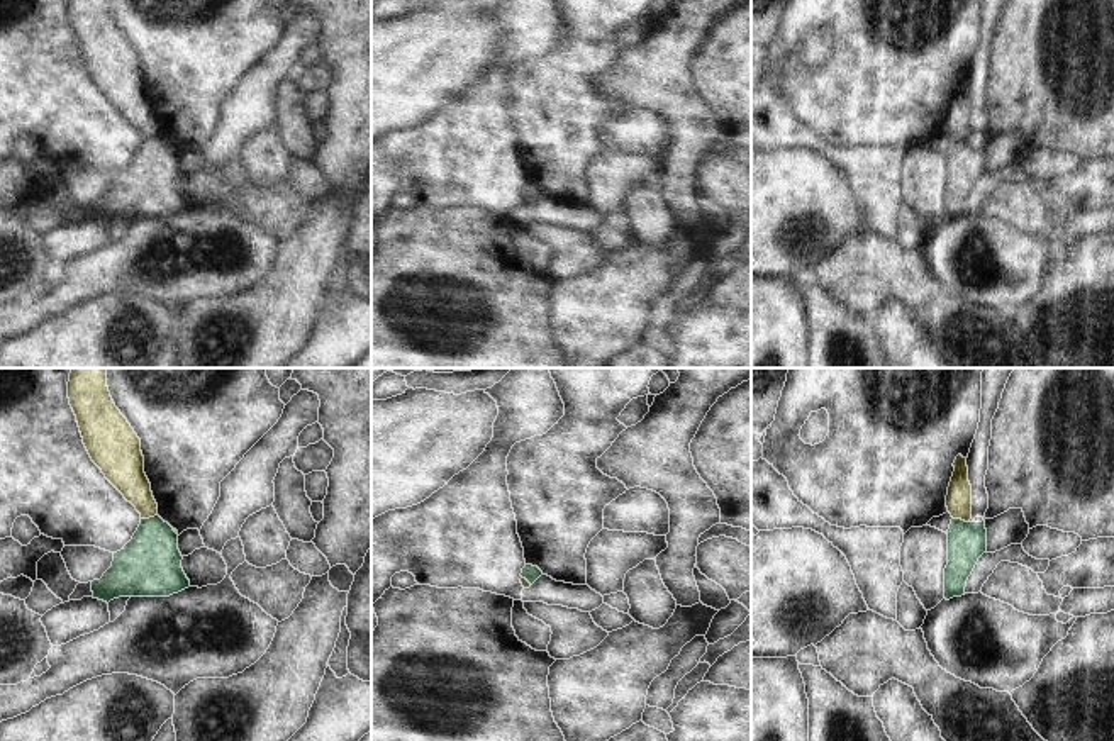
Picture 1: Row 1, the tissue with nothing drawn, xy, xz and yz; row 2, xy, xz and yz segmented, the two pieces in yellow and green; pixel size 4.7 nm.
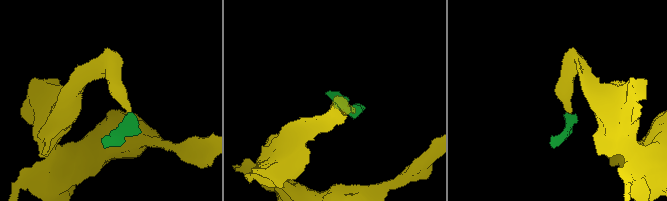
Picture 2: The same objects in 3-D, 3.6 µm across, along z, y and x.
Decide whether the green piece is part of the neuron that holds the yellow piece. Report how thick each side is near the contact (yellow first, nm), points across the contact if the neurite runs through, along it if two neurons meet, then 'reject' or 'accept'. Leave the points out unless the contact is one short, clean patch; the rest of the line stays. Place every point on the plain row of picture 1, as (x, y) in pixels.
calibres 180 and 300 nm; border xy (156, 134), (141, 139); reject

